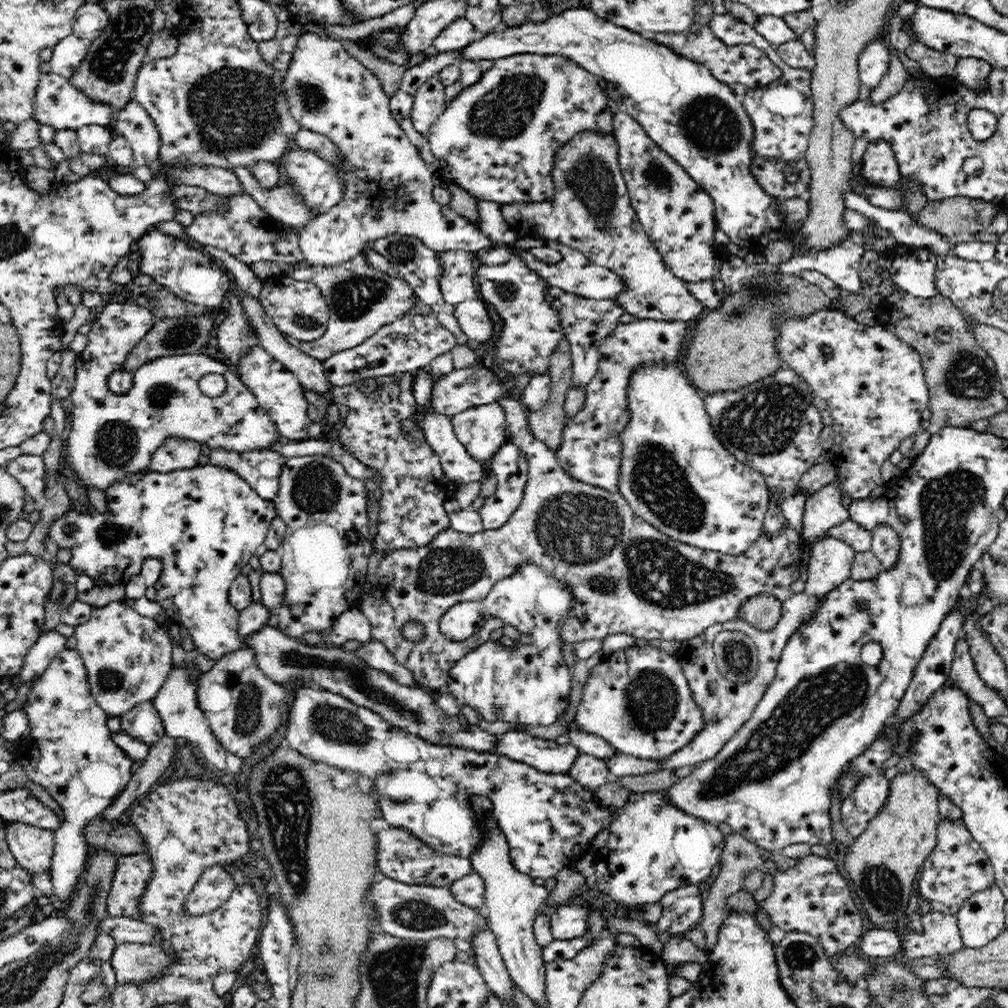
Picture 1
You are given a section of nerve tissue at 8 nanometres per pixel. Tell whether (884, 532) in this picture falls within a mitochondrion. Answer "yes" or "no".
no

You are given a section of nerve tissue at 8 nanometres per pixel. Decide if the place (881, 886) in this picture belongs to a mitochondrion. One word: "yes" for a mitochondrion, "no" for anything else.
yes

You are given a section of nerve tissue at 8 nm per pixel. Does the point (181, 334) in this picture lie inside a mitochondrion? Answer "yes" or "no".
yes

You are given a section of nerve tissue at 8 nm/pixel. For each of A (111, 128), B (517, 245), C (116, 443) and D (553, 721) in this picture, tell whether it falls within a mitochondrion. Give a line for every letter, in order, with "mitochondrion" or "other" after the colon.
A: other
B: other
C: mitochondrion
D: other

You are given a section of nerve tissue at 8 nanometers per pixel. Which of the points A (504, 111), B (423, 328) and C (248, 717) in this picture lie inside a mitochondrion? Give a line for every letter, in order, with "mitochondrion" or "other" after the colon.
A: mitochondrion
B: other
C: mitochondrion

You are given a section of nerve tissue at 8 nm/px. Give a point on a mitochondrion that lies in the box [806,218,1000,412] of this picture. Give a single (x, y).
(967, 376)

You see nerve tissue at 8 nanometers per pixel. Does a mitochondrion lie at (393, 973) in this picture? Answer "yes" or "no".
yes

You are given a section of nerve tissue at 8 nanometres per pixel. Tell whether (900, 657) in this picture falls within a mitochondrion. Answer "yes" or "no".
no

